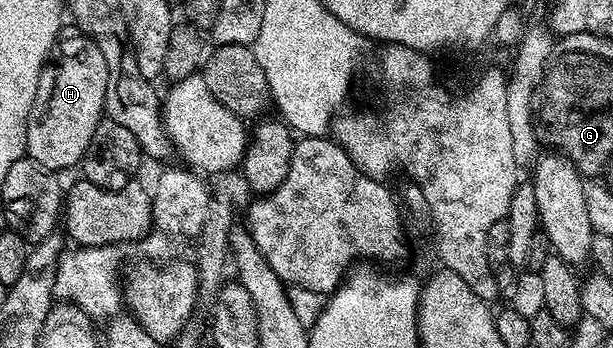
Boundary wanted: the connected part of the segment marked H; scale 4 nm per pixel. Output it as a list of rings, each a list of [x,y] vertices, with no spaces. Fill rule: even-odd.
[[[73,33],[73,38],[61,37],[59,49],[64,49],[64,55],[51,64],[45,65],[38,80],[38,92],[28,117],[26,128],[26,154],[34,159],[45,170],[61,172],[71,166],[79,167],[86,156],[86,148],[90,148],[90,140],[94,136],[94,128],[98,128],[100,119],[105,117],[104,101],[106,100],[106,56],[83,34]]]

